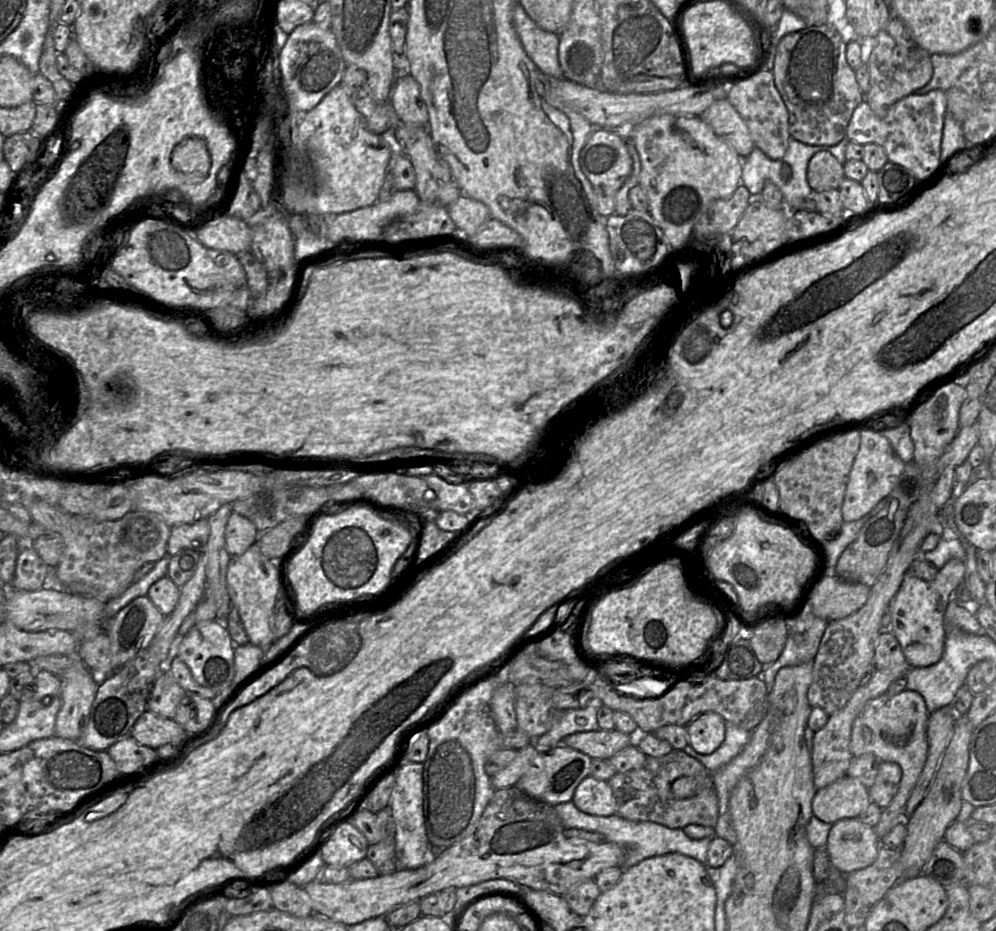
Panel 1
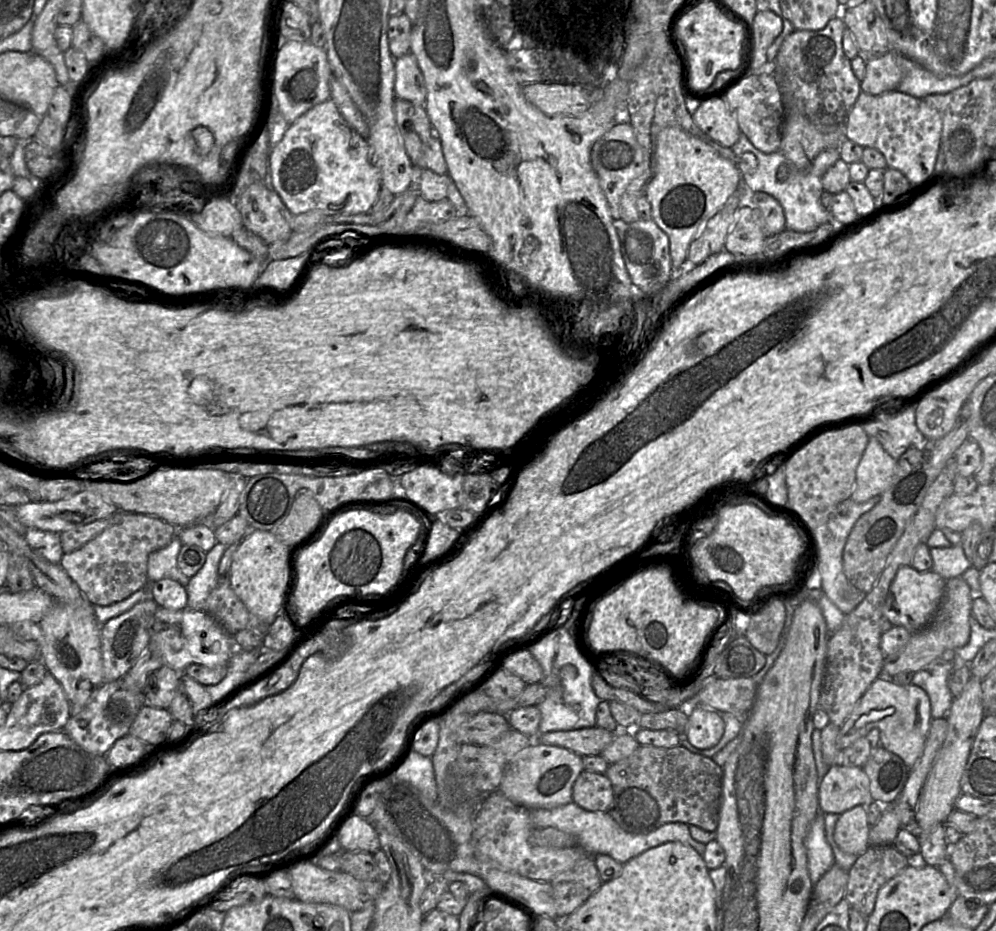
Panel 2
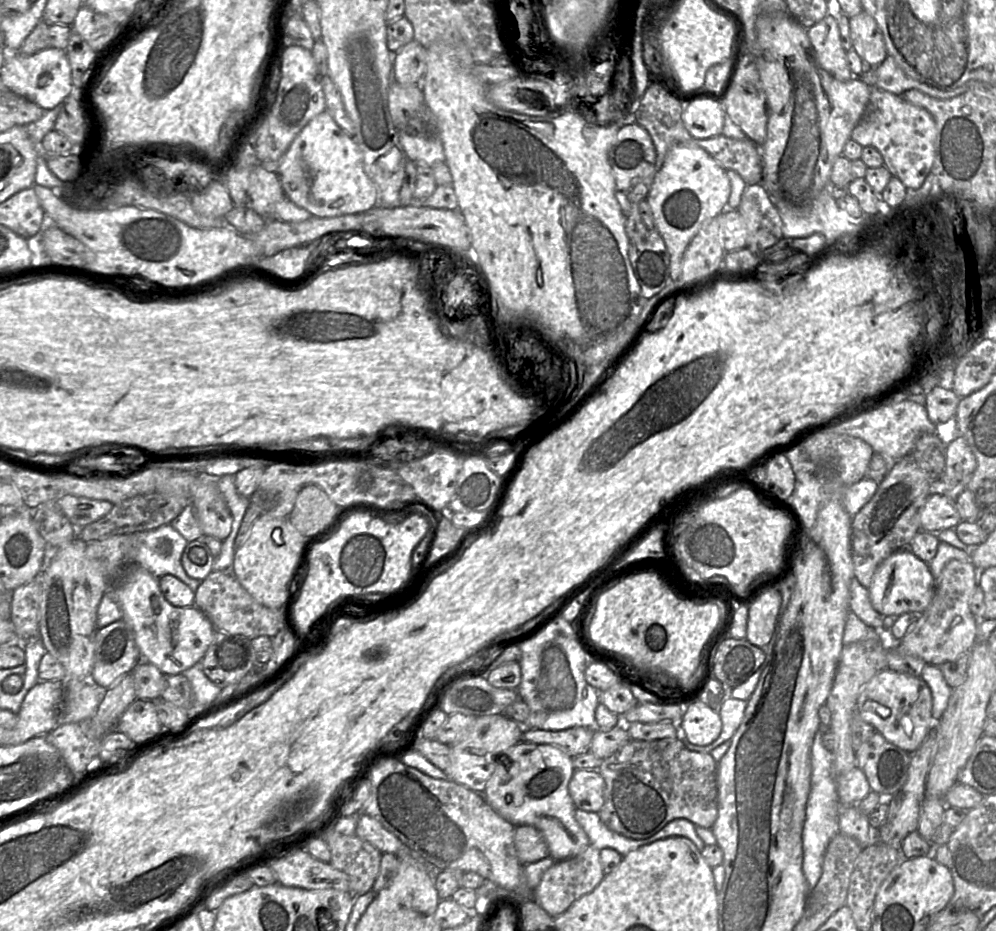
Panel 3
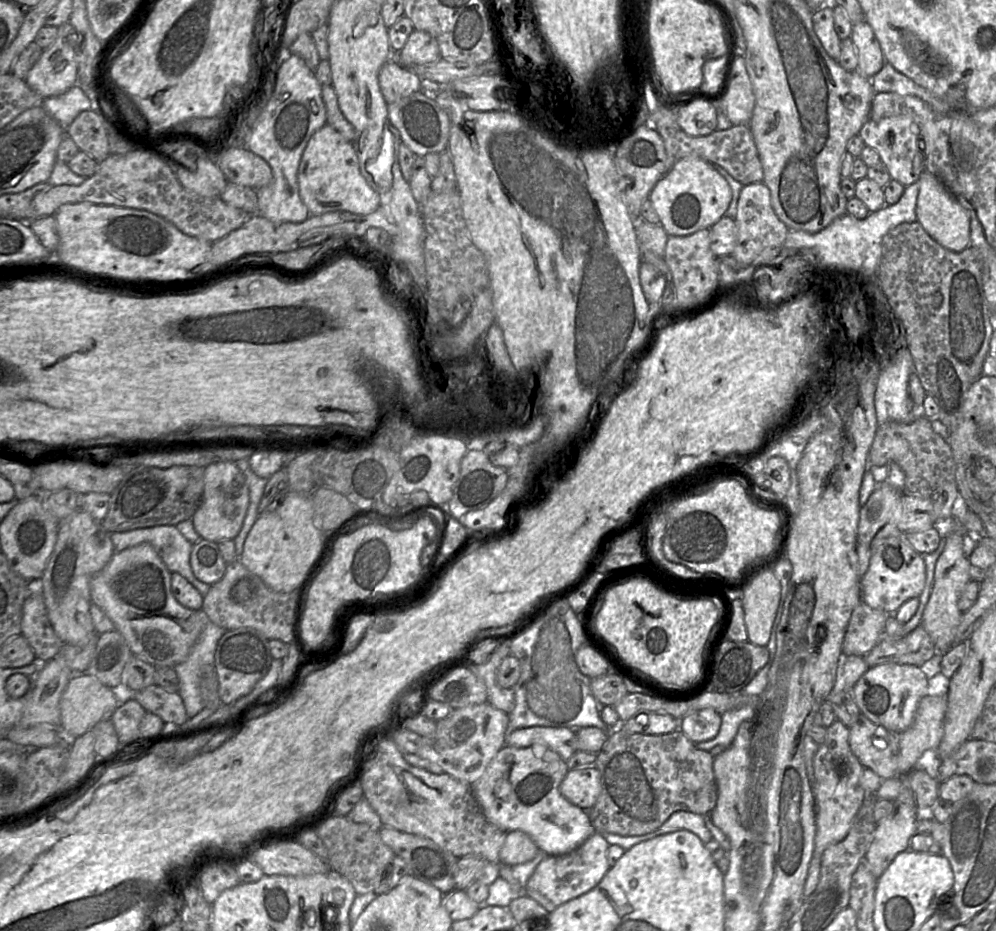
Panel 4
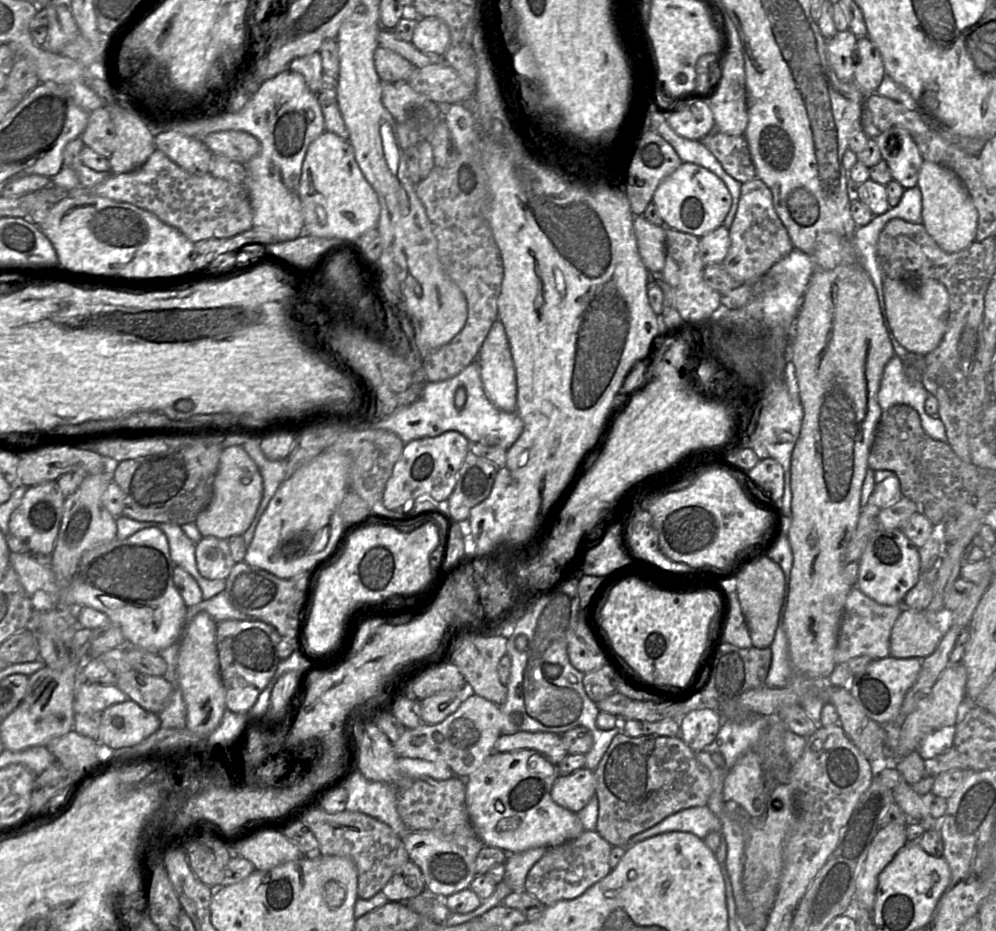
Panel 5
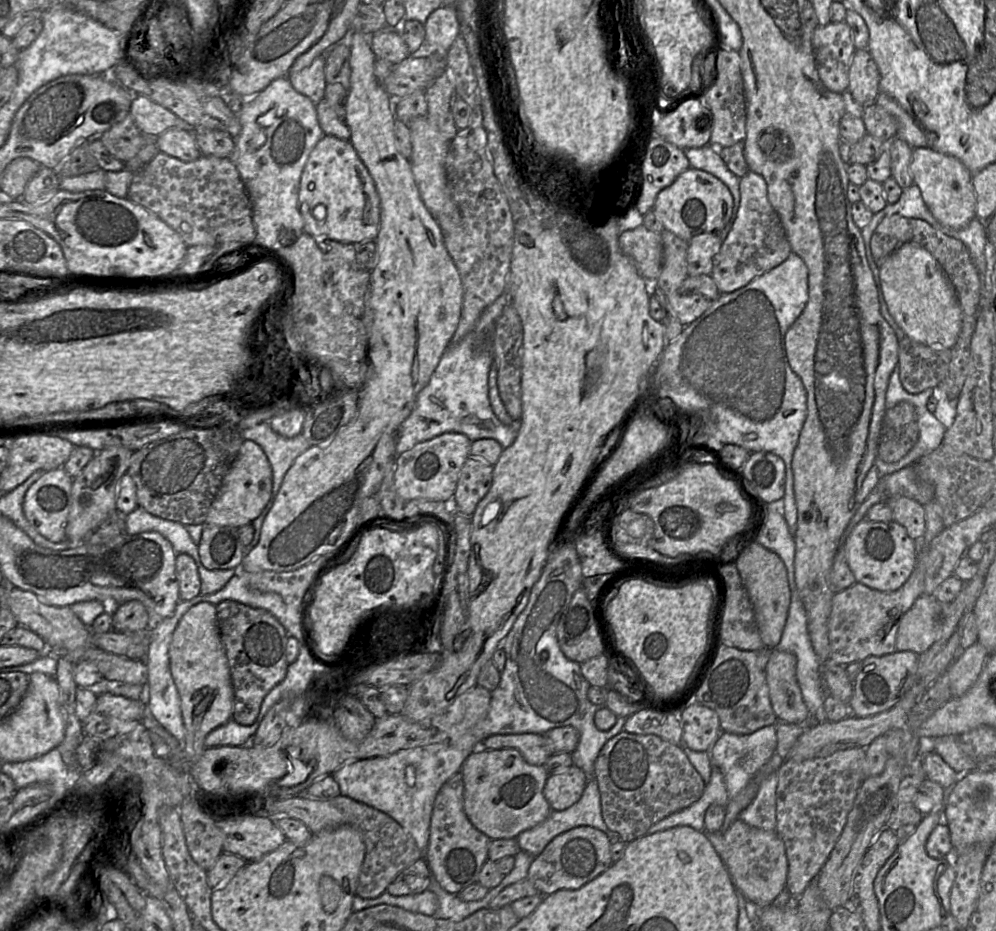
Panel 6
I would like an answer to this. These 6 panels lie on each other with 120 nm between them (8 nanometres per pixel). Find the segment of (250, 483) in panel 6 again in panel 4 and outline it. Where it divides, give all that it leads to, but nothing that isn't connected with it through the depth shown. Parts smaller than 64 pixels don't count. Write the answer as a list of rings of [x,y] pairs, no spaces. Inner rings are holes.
[[[218,462],[211,464],[204,471],[204,491],[200,506],[194,513],[193,526],[201,538],[220,542],[233,540],[240,532],[249,506],[249,488],[243,472],[234,462]]]

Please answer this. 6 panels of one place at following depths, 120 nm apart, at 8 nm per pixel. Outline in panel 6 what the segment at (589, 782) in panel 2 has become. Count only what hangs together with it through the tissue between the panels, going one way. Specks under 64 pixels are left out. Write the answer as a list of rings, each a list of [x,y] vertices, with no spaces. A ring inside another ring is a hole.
[[[575,765],[549,774],[543,795],[552,810],[563,811],[581,798],[589,776]]]

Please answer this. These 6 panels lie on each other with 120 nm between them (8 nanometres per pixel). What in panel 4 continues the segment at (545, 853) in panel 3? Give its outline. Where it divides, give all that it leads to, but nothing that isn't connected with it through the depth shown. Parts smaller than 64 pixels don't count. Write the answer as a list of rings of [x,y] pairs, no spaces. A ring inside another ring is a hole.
[[[523,831],[507,832],[499,853],[500,865],[518,865],[533,859],[539,852],[537,845]]]

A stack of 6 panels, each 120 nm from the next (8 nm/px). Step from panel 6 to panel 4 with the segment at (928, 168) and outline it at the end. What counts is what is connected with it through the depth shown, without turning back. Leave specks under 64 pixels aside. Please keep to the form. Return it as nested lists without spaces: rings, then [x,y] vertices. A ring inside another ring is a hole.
[[[928,171],[918,180],[919,194],[916,204],[917,222],[941,246],[961,252],[970,246],[970,217],[967,210],[954,198],[943,183]]]

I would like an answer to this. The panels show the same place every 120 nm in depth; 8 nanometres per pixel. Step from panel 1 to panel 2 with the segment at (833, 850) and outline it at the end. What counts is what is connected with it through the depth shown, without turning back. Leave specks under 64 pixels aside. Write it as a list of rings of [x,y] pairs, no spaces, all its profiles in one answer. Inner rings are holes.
[[[855,806],[839,815],[834,841],[843,852],[860,856],[870,846],[870,827],[866,806]]]

